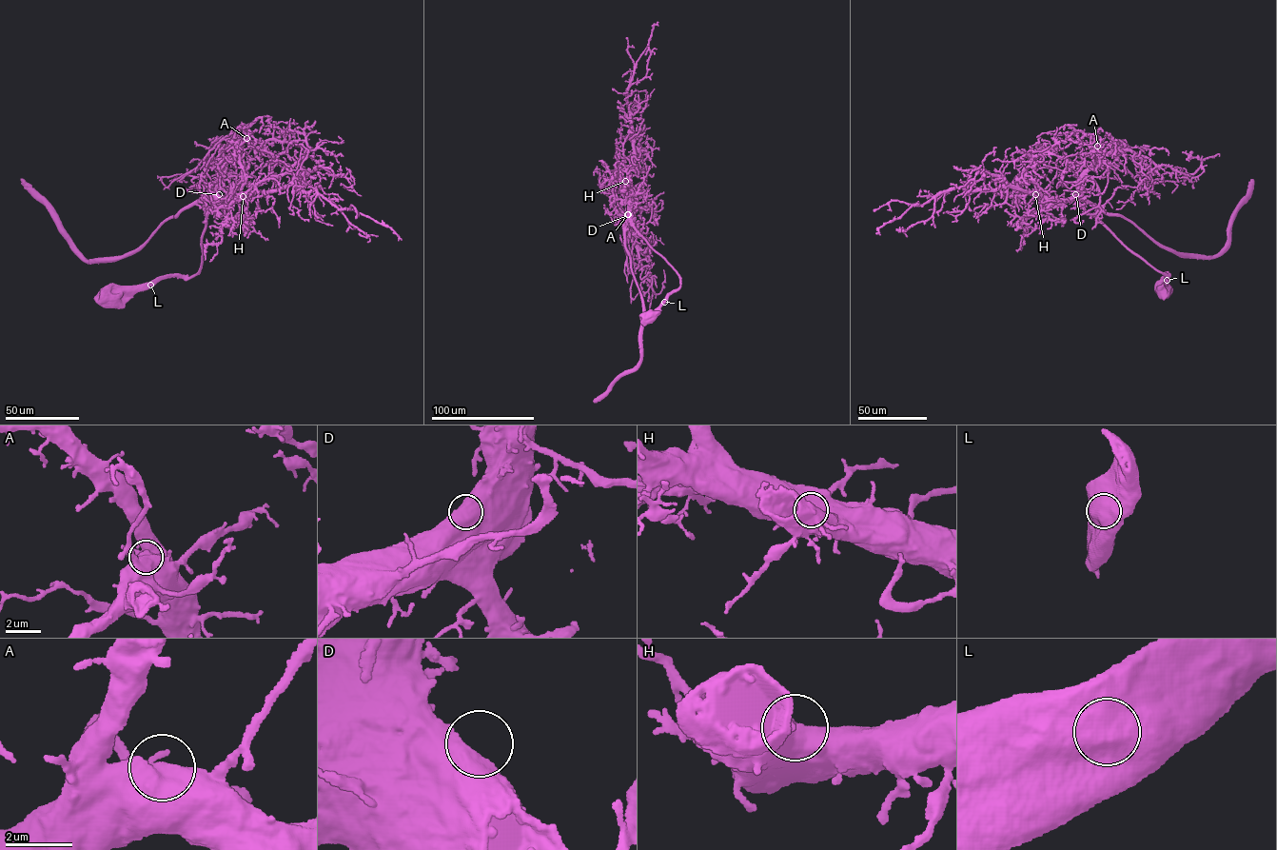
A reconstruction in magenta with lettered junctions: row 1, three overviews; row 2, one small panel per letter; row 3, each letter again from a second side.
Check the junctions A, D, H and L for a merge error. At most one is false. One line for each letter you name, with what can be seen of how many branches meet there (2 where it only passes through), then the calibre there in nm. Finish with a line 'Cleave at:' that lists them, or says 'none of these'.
Cleave at: none of these

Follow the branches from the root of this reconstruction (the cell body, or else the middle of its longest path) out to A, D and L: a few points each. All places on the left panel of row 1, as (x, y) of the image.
A: (107, 301), (125, 298), (166, 277), (188, 277), (201, 270), (206, 213), (214, 201), (225, 165), (246, 138)
D: (107, 301), (125, 298), (140, 286), (166, 277), (188, 277), (201, 270), (206, 213), (219, 194)
L: (107, 301), (125, 298), (150, 284)

